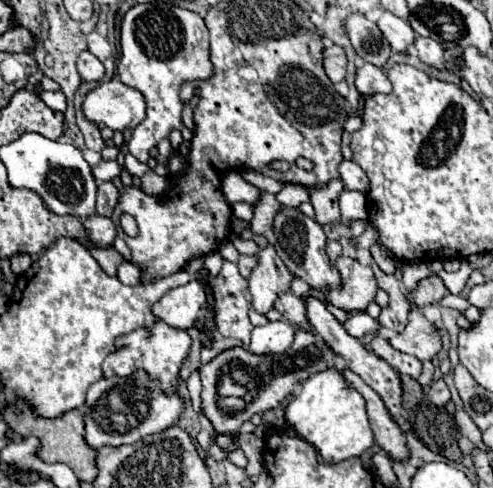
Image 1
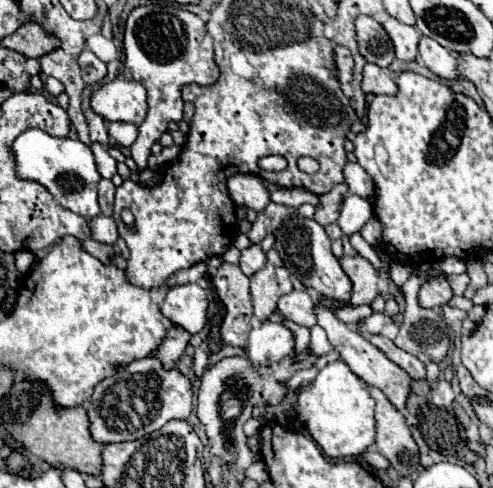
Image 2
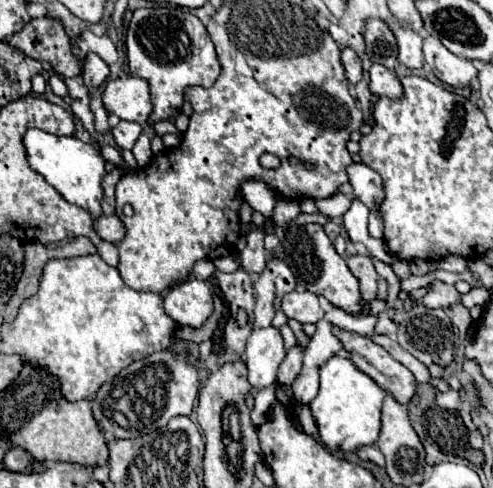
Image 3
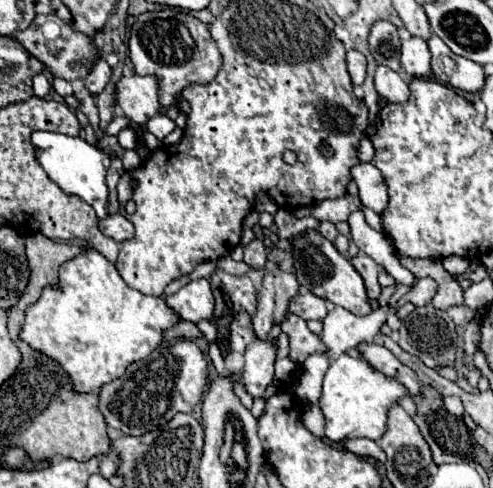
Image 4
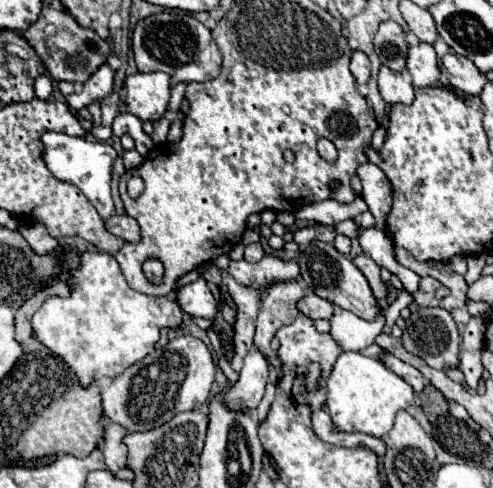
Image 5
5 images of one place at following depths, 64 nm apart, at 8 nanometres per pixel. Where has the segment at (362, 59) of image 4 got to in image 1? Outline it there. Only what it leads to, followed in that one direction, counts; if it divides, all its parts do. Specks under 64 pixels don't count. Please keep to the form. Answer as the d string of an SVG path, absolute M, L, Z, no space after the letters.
M340 46L326 48L324 68L326 68L326 72L328 72L328 76L330 76L330 80L334 84L338 84L338 82L342 82L346 78L346 64L348 64L348 60L346 60L344 48L340 48Z

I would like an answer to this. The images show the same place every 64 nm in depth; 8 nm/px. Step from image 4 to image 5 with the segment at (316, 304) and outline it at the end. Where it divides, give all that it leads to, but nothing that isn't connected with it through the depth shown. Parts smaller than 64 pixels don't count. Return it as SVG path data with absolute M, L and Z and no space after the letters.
M314 292L306 294L304 300L300 300L298 308L300 308L302 314L306 314L312 320L332 318L334 316L334 304L328 302L328 300L324 300L324 298L320 298L320 296L316 296Z

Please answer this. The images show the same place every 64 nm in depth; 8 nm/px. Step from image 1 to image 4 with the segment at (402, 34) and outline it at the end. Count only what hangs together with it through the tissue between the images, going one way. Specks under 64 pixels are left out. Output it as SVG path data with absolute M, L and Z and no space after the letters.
M416 36L402 40L402 68L420 80L432 78L432 66L430 66L430 50L428 42L420 40Z

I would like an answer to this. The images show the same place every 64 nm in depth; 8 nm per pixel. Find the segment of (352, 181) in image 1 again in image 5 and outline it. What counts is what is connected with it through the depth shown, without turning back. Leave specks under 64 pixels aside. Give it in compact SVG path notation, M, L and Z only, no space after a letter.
M362 164L358 168L362 178L362 198L368 204L378 230L386 230L386 216L392 208L392 184L376 164Z

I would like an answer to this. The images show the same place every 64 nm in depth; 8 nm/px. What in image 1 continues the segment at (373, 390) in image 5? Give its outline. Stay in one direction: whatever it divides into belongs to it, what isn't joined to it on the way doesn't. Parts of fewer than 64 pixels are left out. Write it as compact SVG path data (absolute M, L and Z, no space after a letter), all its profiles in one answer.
M326 368L302 384L302 392L294 396L286 408L286 422L302 438L314 444L326 462L342 462L346 458L360 456L374 444L374 434L366 414L366 402L338 368Z

